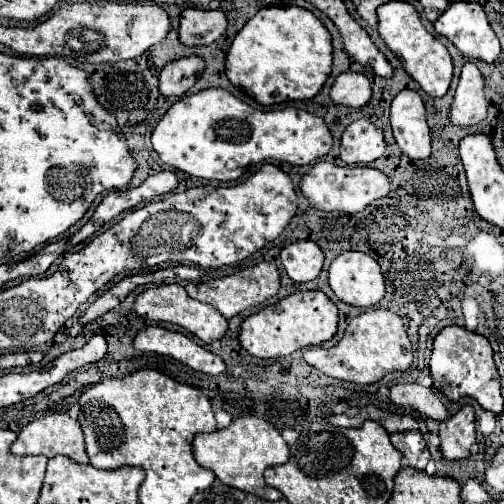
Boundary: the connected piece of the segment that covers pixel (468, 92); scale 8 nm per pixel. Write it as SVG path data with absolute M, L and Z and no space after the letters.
M474 62L462 66L460 82L454 94L450 120L456 126L472 126L486 118L486 98L484 98L484 76Z

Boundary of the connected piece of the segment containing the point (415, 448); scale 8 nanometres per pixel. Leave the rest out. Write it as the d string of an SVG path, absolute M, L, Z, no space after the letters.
M410 430L404 434L392 434L390 440L392 440L392 446L404 454L404 458L408 460L408 464L412 468L418 468L418 470L426 468L426 464L430 460L430 452L418 430Z

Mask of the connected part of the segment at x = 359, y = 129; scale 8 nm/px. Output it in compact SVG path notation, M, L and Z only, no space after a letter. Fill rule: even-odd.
M360 118L352 122L340 140L340 158L354 166L354 164L370 164L378 160L386 150L384 134L378 126Z

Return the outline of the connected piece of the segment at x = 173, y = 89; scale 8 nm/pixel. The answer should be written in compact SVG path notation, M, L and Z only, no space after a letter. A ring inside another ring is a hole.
M186 56L168 66L160 74L160 92L164 96L186 94L204 72L204 60L200 56Z

